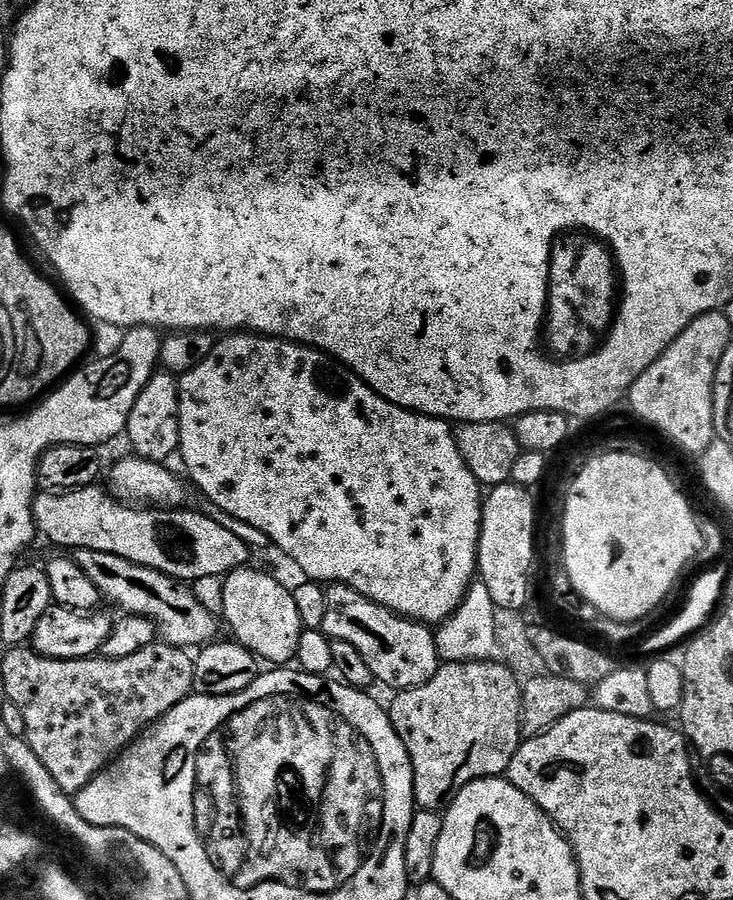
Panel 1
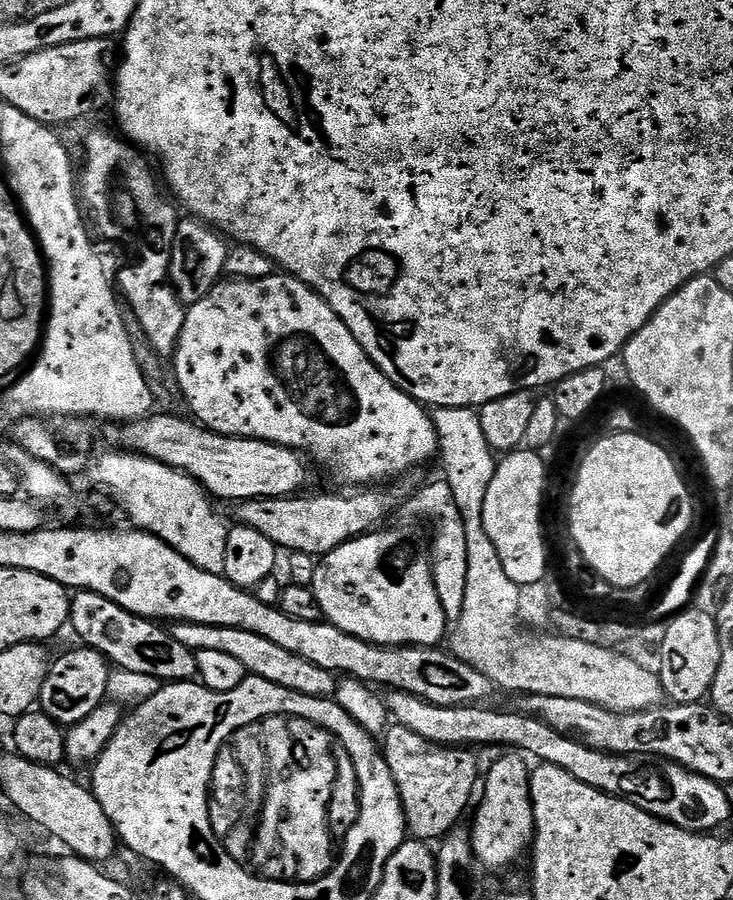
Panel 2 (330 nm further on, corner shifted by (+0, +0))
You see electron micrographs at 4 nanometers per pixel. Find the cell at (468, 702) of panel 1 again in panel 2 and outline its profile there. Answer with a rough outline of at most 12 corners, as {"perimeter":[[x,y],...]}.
{"perimeter":[[389,727],[407,831],[439,841],[478,788],[476,756]]}

